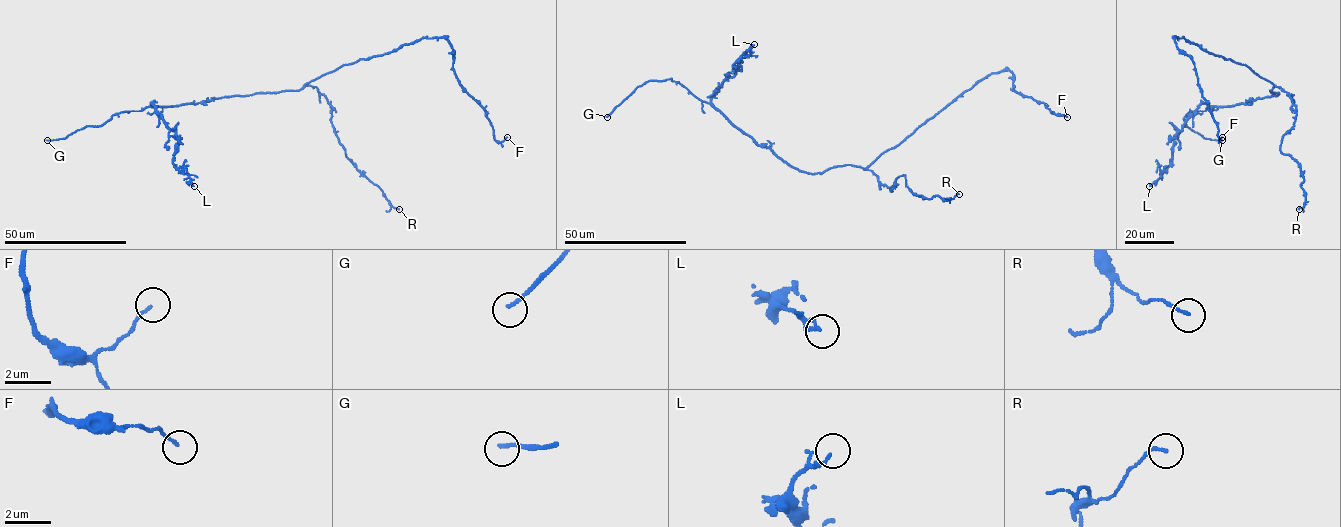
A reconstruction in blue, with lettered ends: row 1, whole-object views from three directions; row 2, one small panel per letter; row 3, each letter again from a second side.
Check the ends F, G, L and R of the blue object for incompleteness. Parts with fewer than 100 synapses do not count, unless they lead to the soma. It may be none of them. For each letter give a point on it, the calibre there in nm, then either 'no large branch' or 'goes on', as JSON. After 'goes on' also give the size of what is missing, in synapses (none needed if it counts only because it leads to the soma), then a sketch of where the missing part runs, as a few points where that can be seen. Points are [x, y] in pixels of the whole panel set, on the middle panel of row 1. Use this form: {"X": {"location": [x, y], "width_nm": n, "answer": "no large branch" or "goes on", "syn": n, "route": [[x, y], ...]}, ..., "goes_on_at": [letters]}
{"F": {"location": [1067, 117], "width_nm": 110, "answer": "no large branch"}, "G": {"location": [607, 117], "width_nm": 140, "answer": "goes on"}, "L": {"location": [754, 44], "width_nm": 180, "answer": "no large branch"}, "R": {"location": [959, 194], "width_nm": 110, "answer": "no large branch"}, "goes_on_at": ["G"]}

